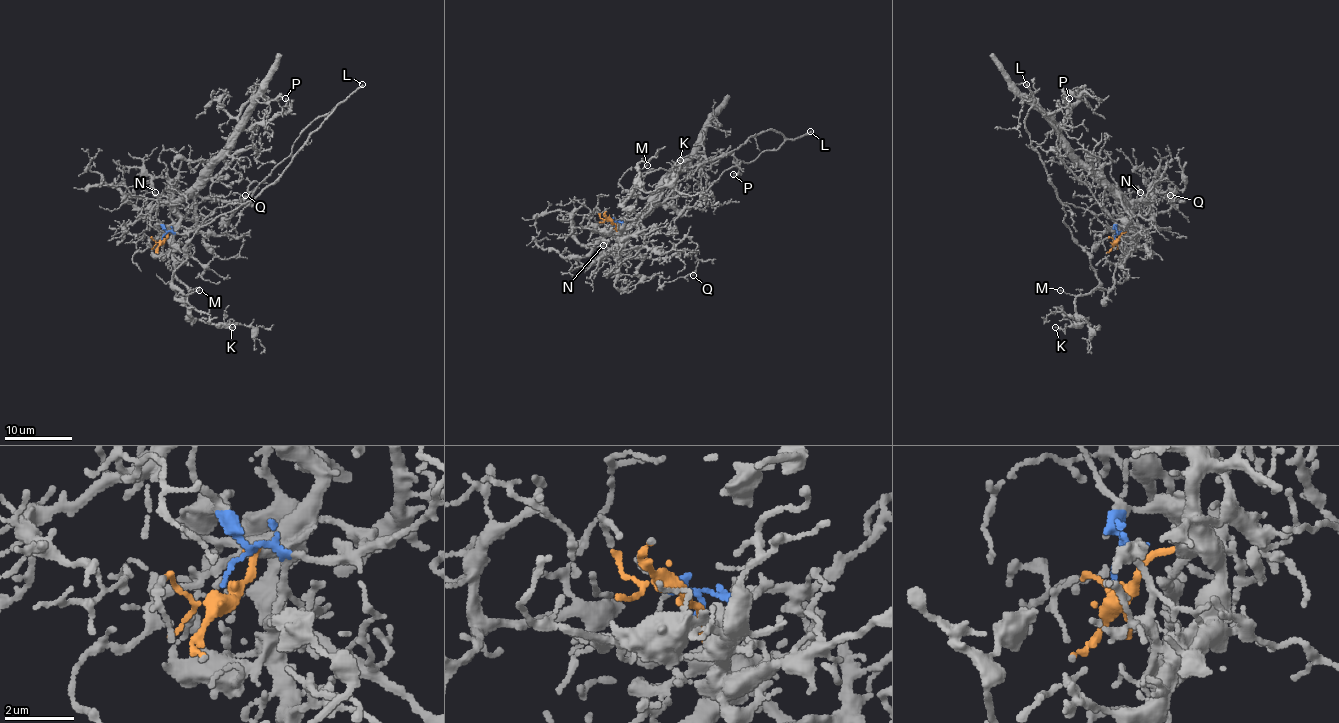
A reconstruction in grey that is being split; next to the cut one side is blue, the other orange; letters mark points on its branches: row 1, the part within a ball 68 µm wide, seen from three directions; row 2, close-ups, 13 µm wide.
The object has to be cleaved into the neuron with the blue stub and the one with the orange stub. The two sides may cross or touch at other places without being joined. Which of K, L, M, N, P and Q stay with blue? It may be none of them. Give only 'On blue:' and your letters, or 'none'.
On blue: K, L, M

